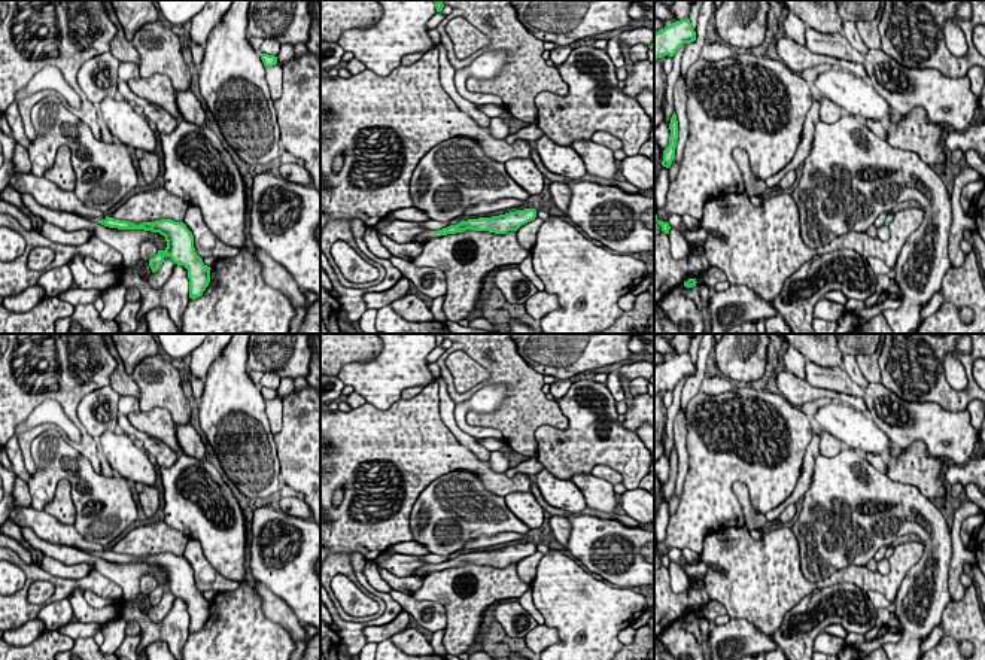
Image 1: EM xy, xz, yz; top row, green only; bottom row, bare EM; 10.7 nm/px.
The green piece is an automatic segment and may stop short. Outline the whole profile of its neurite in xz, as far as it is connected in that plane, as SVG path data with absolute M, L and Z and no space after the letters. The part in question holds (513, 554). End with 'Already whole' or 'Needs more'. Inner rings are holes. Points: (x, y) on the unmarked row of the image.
M525 542L492 551L468 553L438 565L420 566L413 572L413 575L426 577L432 572L462 566L466 563L507 568L508 565L517 565L522 559L533 554L535 551L536 551L535 542Z. Needs more

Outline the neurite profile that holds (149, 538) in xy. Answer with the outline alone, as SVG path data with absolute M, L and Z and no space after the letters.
M165 521L140 523L140 526L130 530L112 551L136 559L161 553L183 556L188 541L188 536L170 527Z

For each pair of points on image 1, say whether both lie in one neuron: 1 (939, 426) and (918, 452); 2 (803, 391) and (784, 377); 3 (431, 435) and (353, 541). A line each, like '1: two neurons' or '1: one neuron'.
1: two neurons
2: one neuron
3: one neuron

